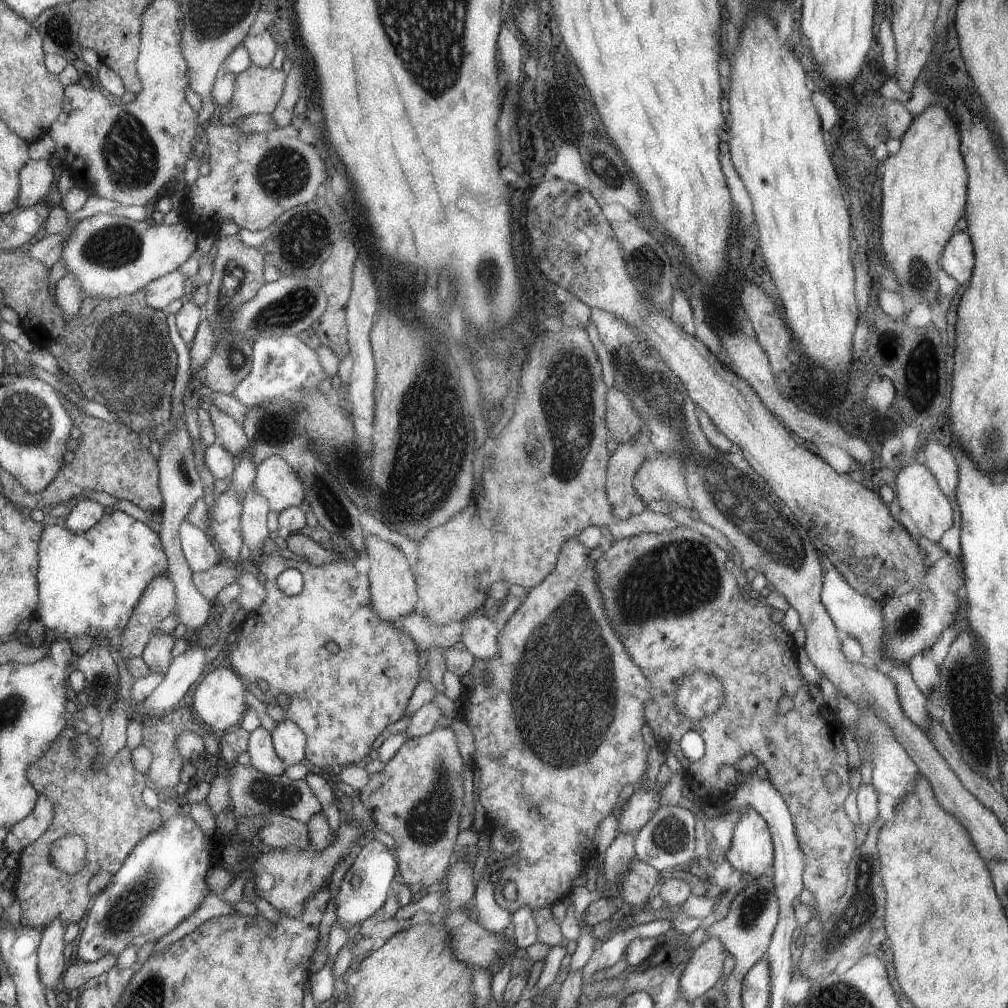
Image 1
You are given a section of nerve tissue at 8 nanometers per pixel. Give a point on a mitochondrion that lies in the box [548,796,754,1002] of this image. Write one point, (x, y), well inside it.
(669, 835)

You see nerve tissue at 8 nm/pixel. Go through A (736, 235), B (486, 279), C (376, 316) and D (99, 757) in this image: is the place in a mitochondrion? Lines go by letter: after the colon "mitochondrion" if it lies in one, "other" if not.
A: other
B: mitochondrion
C: other
D: other

